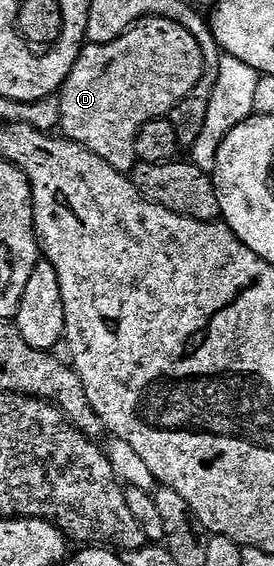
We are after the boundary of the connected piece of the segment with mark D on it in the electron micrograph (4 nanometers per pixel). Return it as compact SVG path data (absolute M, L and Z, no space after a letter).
M139 21L131 23L106 43L82 43L74 48L70 63L50 94L50 127L53 138L71 143L76 149L88 153L100 165L117 172L127 166L130 154L130 138L141 123L161 120L200 74L198 62L184 37L163 23Z

